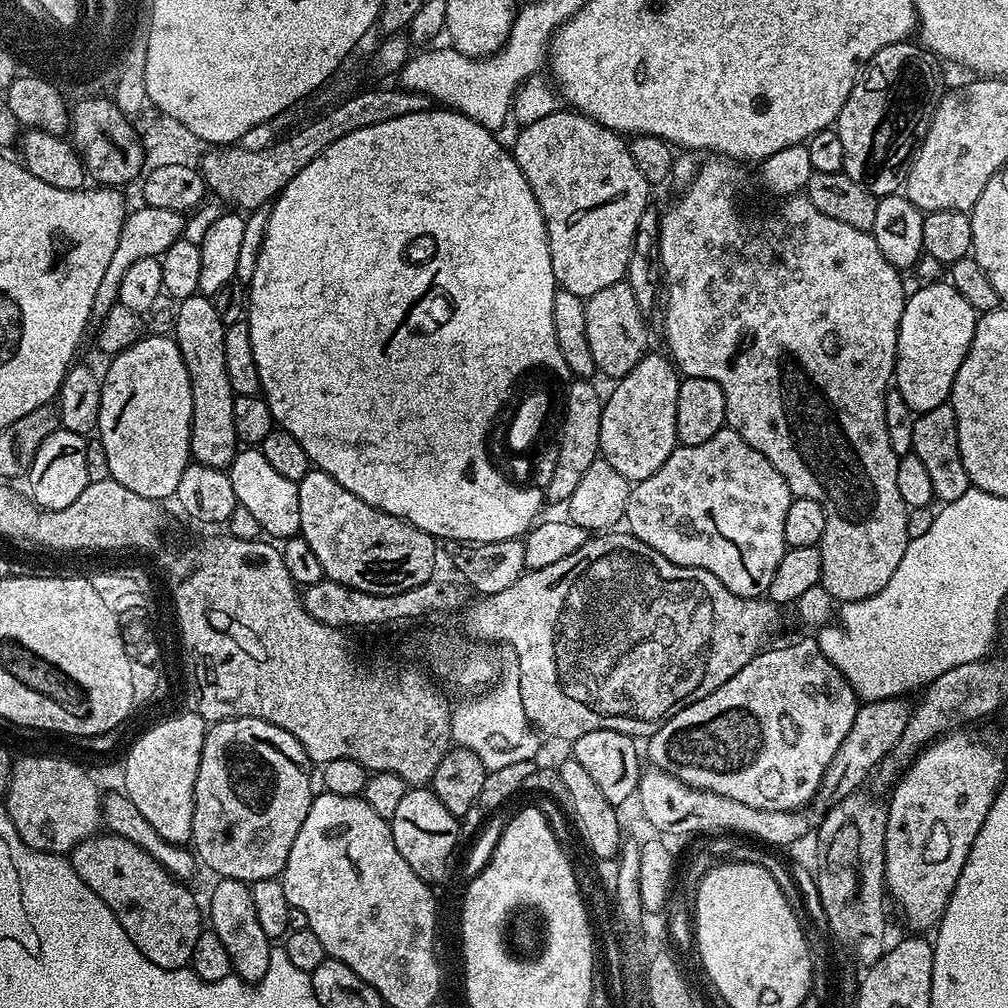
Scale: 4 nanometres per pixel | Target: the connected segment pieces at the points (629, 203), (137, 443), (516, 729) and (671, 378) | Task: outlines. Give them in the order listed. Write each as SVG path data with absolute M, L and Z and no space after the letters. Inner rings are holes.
M559 110L533 125L521 127L516 141L510 144L510 151L526 182L530 182L530 190L534 198L538 198L544 215L557 285L563 291L587 298L627 277L634 234L642 214L650 206L650 185L642 170L638 170L629 141L621 133L596 123L581 112L567 111Z
M141 336L134 346L122 350L107 361L108 369L100 385L100 413L98 414L98 439L106 450L110 462L110 477L126 490L134 490L141 498L157 502L171 501L178 490L182 470L190 462L192 450L192 387L186 362L178 350L175 339L168 336Z
M513 666L505 672L503 669L491 687L473 696L476 697L466 701L461 708L453 707L452 742L455 747L478 754L478 758L482 758L482 766L489 772L513 765L514 762L526 762L539 757L542 736L526 718L519 667Z
M661 352L645 354L630 374L615 381L616 389L609 396L607 393L602 404L600 456L629 482L650 478L678 447L676 419L682 376L675 363Z

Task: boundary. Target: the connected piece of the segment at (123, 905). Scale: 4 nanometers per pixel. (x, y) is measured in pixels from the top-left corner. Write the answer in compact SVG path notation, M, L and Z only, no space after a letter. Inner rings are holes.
M97 834L76 845L70 853L70 859L78 878L110 906L110 910L122 922L122 930L130 934L130 942L154 962L154 966L163 968L186 968L191 965L194 954L194 942L198 942L202 931L202 908L196 905L196 896L188 889L187 883L175 880L163 866L150 856L144 849L140 849L134 842L126 838L111 834Z

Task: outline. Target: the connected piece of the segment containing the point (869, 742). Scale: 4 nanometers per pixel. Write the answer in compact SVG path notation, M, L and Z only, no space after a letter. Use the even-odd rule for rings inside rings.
M904 698L894 700L870 700L861 703L856 709L854 726L850 734L838 748L838 754L830 762L826 774L822 778L820 788L816 792L815 803L823 806L831 805L841 796L848 796L851 792L861 789L864 779L896 751L896 743L902 738L906 730L908 719L912 717L912 708Z

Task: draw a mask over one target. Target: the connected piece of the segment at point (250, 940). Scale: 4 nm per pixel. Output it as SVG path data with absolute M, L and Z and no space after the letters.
M217 879L212 888L212 897L206 904L206 920L210 923L210 931L218 934L222 946L226 946L226 954L230 954L230 962L235 975L247 984L257 984L266 978L266 970L270 970L270 954L273 941L262 930L258 923L258 910L254 910L254 898L251 887L238 880Z

